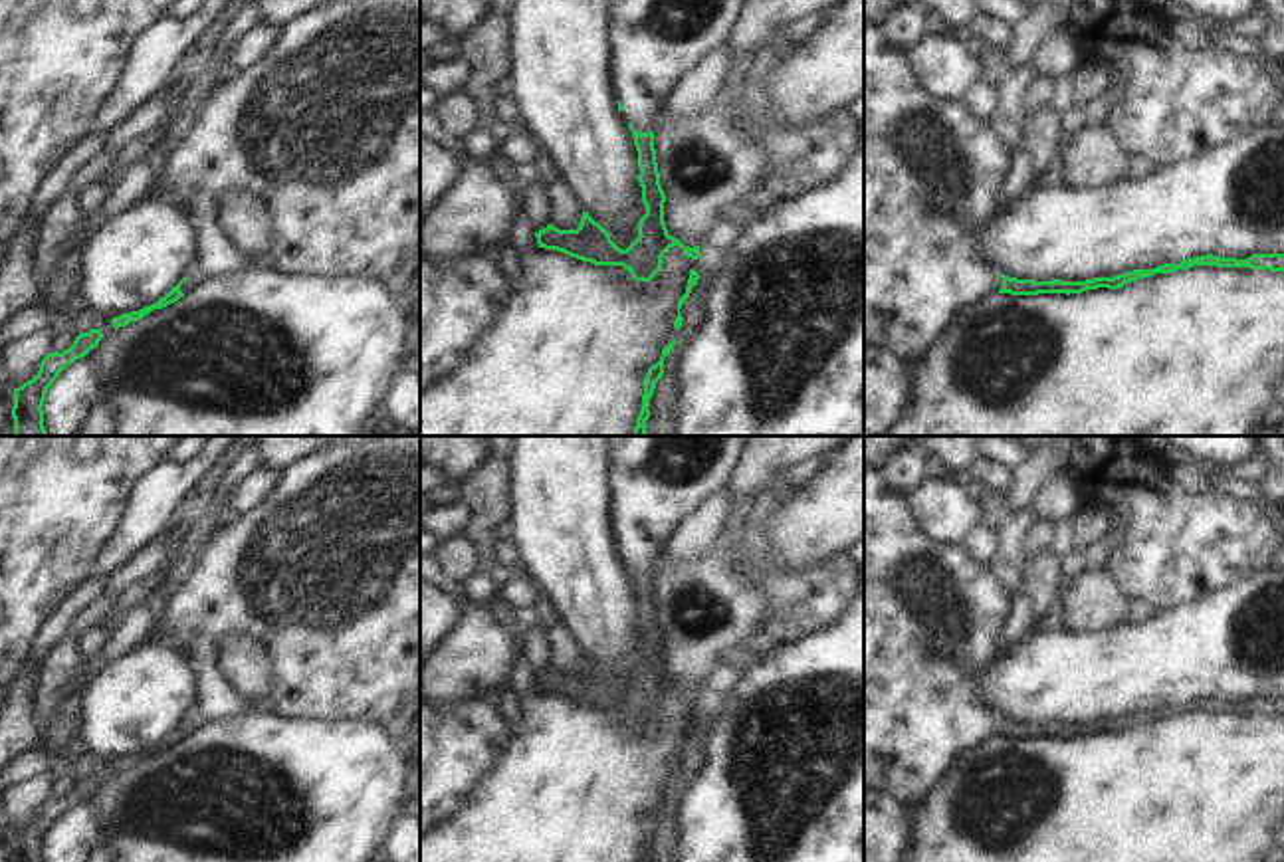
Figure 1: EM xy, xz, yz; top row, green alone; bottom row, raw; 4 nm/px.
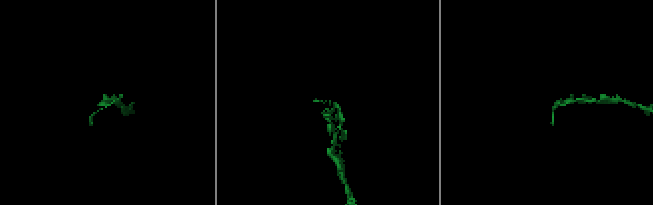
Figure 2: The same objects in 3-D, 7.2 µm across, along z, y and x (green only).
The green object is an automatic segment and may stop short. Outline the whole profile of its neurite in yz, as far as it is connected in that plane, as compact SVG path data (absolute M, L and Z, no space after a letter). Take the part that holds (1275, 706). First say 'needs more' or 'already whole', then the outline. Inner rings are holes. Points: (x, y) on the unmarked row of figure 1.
needs more; M864 468L864 793L888 793L910 810L919 810L959 759L995 737L1082 737L1120 733L1155 717L1193 709L1284 715L1284 698L1252 698L1246 703L1213 698L1133 713L1086 725L1032 725L1009 721L977 703L971 676L997 656L997 636L1013 596L1005 585L971 559L963 547L941 547L913 523L910 497L896 495L882 472Z

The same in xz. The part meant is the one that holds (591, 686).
needs more; M612 436L618 555L628 563L638 594L646 658L638 666L638 682L626 694L585 654L577 674L549 668L535 676L539 692L594 709L622 709L636 725L650 725L674 690L692 703L699 701L699 690L686 692L668 678L652 563L676 527L713 491L731 484L753 438Z

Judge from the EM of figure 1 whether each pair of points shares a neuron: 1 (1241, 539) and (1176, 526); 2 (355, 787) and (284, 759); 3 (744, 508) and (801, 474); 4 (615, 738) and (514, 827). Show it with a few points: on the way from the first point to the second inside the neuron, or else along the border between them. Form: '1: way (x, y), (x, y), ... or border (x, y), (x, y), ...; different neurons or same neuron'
1: way (1225, 539), (1191, 539); same neuron
2: way (337, 787), (312, 787), (302, 777); same neuron
3: way (757, 494), (787, 476); same neuron
4: way (589, 763), (539, 813); same neuron

